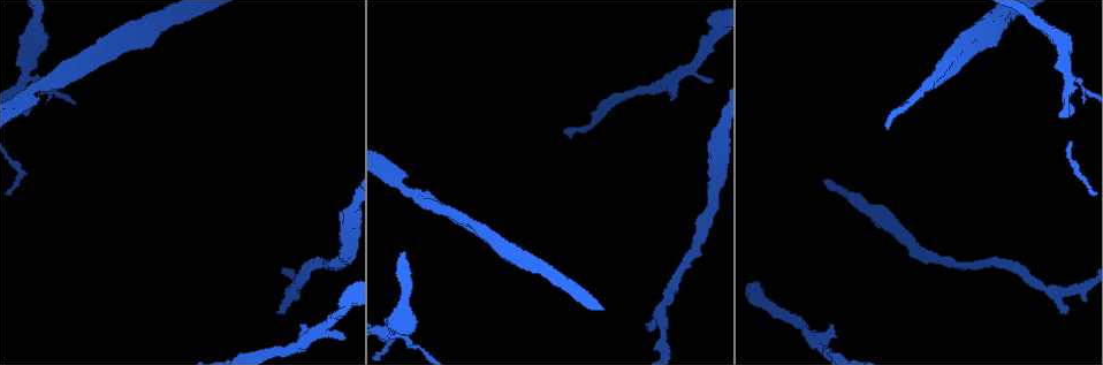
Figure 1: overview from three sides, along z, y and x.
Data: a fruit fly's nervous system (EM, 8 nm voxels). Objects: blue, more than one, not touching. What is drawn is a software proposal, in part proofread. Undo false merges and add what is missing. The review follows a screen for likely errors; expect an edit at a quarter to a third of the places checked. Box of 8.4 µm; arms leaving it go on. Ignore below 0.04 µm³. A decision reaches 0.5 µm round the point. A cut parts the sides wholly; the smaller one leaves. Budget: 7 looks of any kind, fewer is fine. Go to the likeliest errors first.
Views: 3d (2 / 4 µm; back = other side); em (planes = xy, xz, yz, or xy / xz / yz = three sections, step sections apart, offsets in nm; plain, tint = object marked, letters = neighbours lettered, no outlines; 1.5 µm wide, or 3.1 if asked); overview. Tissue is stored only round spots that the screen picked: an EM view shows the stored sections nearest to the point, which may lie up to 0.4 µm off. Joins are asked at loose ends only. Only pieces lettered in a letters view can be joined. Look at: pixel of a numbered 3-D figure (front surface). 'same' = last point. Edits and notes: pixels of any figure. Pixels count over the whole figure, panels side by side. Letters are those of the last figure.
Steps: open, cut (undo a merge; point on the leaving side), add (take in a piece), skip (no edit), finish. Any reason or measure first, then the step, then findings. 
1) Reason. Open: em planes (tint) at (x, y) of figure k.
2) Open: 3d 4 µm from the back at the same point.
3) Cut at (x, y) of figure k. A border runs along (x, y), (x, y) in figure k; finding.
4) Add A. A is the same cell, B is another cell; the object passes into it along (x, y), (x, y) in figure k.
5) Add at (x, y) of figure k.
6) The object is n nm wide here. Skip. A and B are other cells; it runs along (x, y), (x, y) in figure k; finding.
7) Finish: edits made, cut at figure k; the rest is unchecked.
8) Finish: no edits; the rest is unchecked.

Branch stops here. Open: em yz step 8 (tint) at (647, 325) of figure 1.

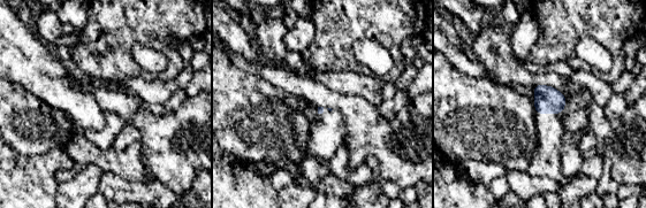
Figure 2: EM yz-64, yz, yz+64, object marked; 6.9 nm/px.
Open: em planes (tint) at the same point.

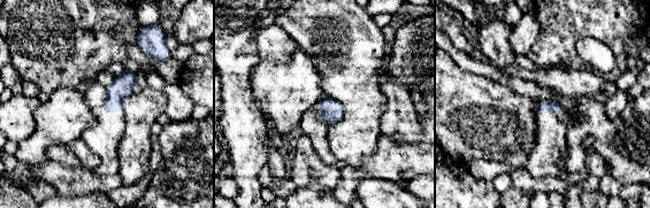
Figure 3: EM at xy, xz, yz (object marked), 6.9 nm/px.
What lies round it. Open: em planes (letters) at the same point.

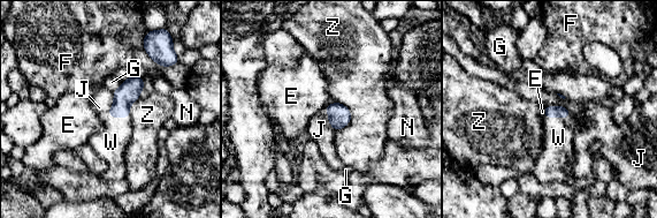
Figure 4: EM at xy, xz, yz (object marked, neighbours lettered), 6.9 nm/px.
Add W. W is the same cell, E, F, G, J, N and Z are other cells; it goes on there.

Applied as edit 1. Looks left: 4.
Redraw. Open: overview.

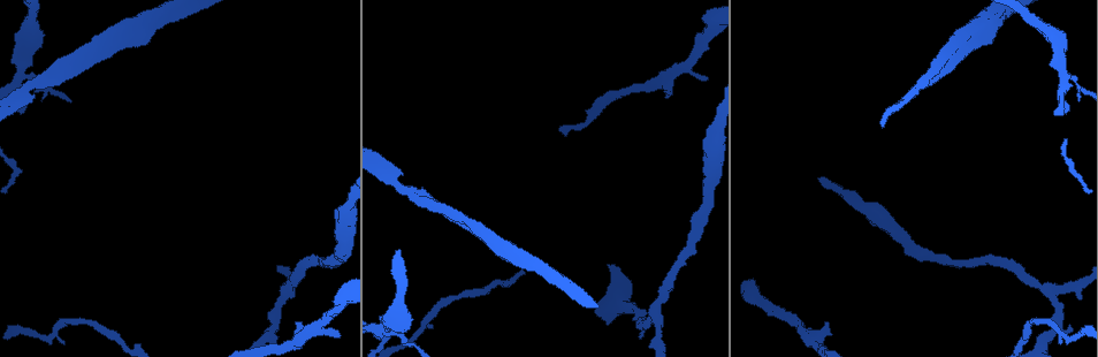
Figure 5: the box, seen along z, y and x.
Branch stops here. Open: em xy step 4 (letters) at (296, 324) of figure 5.

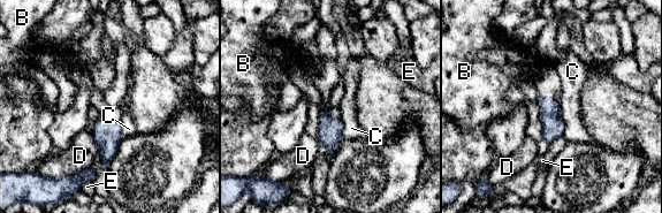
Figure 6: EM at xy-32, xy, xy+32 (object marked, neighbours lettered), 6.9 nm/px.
Open: em planes (letters) at the same point.

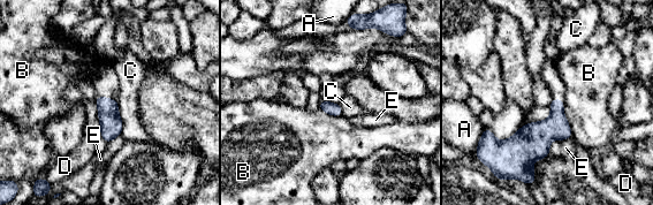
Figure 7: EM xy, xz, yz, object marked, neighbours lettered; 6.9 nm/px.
Skip. A, B, C, D and E are other cells; a border runs along (562, 99), (563, 114), (572, 135) in figure 7; none of them fits.

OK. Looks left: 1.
Finish: edits made, add at figure 4; the rest is unchecked.

